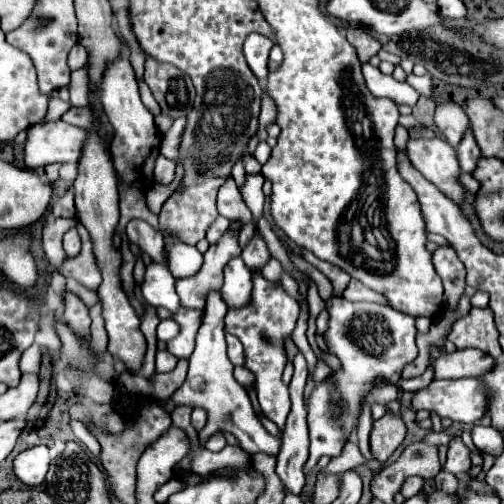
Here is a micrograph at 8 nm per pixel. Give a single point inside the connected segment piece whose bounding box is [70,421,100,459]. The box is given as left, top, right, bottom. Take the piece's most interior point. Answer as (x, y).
(79, 430)

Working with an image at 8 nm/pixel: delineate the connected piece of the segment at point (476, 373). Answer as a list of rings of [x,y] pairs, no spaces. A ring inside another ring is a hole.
[[[458,349],[454,353],[444,353],[434,363],[436,379],[462,379],[462,377],[482,377],[496,363],[494,357],[480,349]]]

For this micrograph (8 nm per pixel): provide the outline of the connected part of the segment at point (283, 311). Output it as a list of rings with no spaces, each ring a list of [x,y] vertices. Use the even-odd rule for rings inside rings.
[[[252,273],[254,291],[252,301],[242,309],[230,309],[226,315],[226,331],[236,335],[244,347],[244,367],[256,375],[256,393],[262,413],[272,419],[283,434],[284,421],[291,409],[288,385],[282,381],[282,371],[286,365],[284,339],[296,327],[298,319],[298,303],[292,299],[282,287],[274,287],[260,273]],[[268,337],[270,341],[266,341]]]

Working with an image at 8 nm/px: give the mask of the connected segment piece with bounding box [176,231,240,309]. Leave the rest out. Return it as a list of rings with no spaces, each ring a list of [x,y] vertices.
[[[226,231],[224,237],[216,245],[210,245],[208,253],[204,255],[202,269],[194,277],[176,281],[180,305],[186,309],[204,309],[208,293],[212,289],[222,287],[226,263],[238,255],[240,255],[238,237],[230,231]]]

